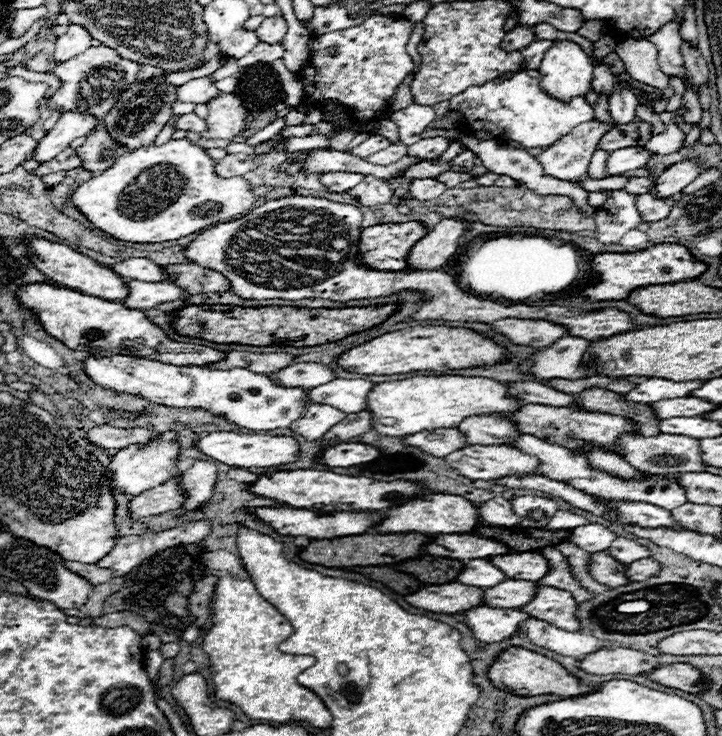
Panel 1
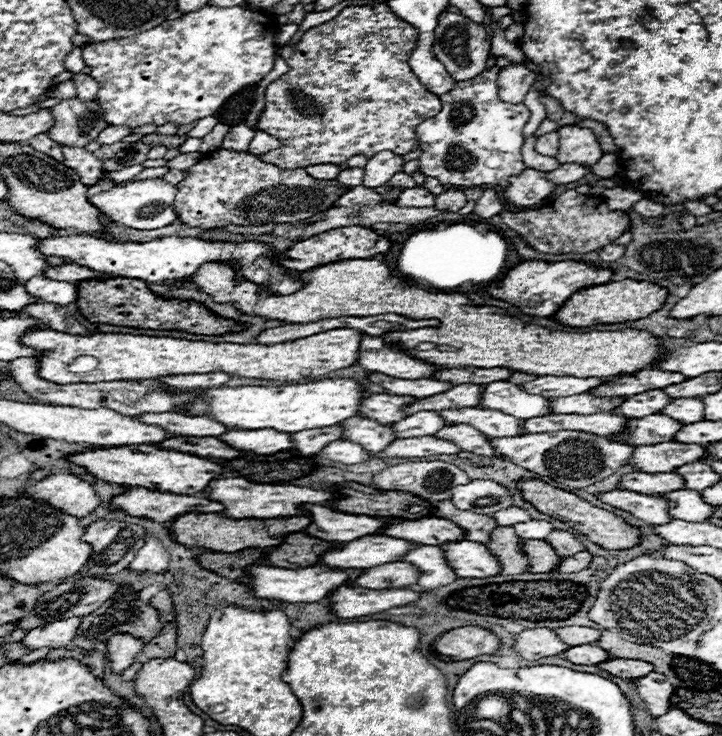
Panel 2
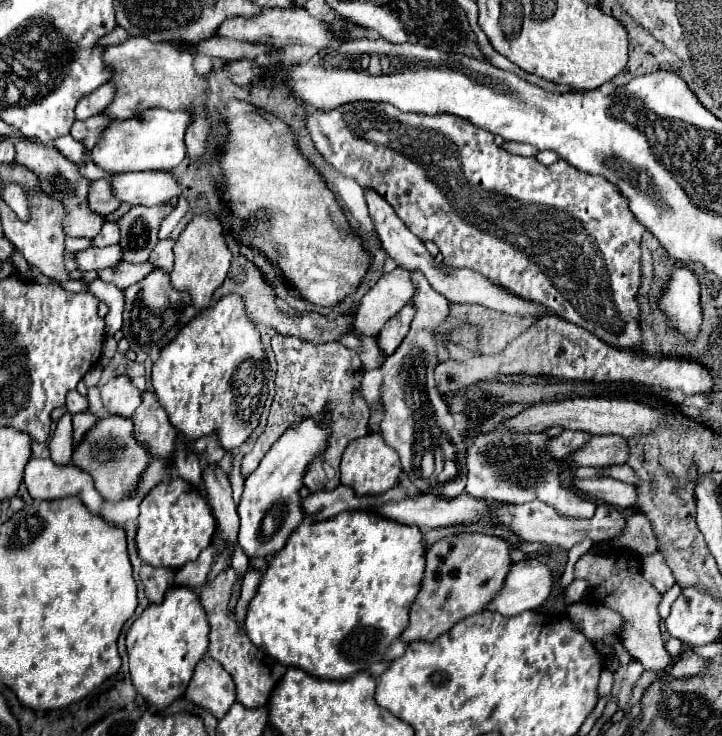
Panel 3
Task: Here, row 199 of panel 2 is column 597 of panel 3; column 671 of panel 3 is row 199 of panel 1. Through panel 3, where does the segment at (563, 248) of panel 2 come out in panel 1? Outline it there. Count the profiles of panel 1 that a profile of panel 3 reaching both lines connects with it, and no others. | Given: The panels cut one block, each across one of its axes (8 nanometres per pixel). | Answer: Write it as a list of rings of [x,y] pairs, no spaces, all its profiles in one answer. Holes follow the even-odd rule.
[[[684,160],[684,162],[672,164],[656,178],[654,198],[666,200],[666,198],[682,192],[700,172],[702,172],[702,166],[696,164],[696,160]]]

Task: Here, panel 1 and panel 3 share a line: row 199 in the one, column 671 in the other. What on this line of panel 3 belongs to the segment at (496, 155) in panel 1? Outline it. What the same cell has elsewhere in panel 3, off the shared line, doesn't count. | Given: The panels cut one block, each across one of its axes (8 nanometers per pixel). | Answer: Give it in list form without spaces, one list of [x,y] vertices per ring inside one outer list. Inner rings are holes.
[[[656,550],[648,556],[642,558],[640,562],[642,566],[642,576],[660,592],[664,594],[666,590],[670,590],[674,586],[674,576],[672,576],[672,570],[668,568],[666,560],[664,560],[664,552],[662,550]]]

